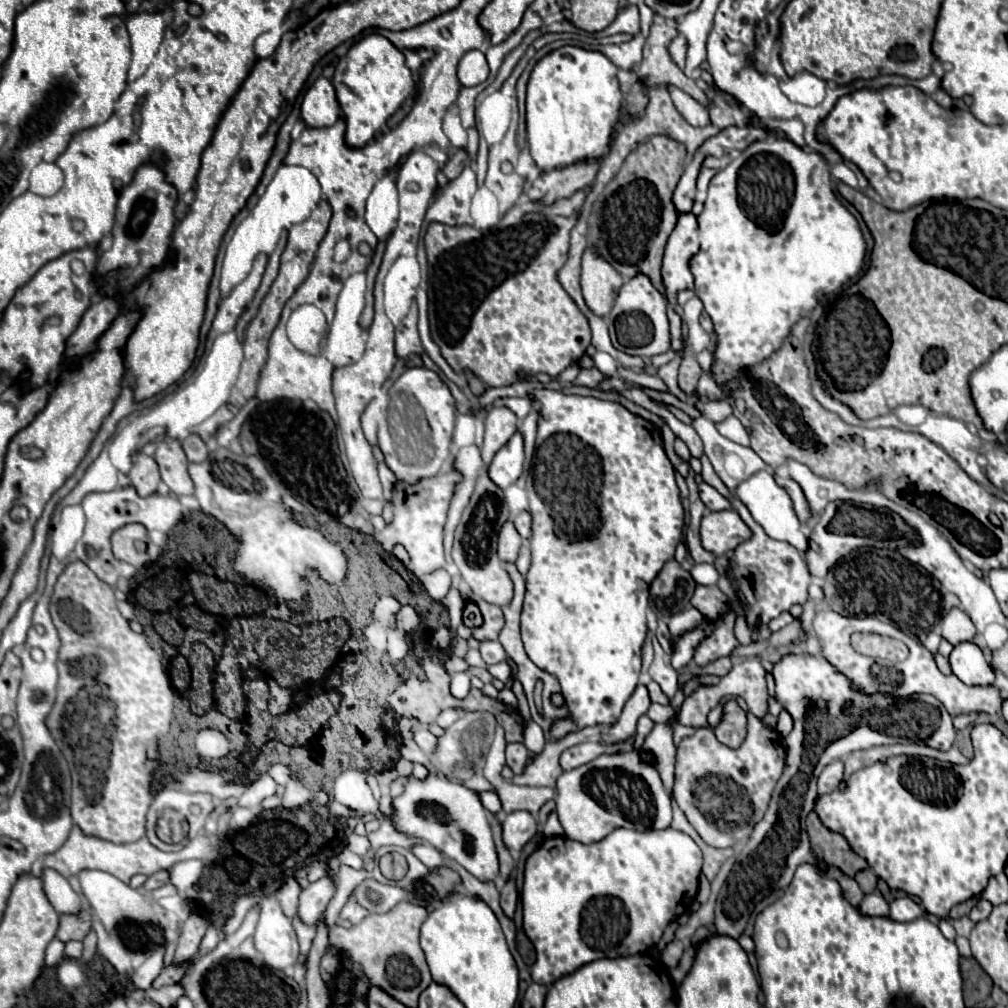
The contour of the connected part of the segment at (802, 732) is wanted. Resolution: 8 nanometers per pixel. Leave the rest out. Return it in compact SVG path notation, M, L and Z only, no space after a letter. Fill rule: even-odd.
M787 654L773 668L775 694L793 716L793 730L785 738L785 772L779 778L763 820L753 828L749 842L737 854L737 862L723 884L715 906L715 932L739 940L751 916L751 900L763 900L771 890L789 886L795 868L803 862L821 864L809 848L805 818L815 806L817 776L835 758L853 750L867 750L883 744L927 744L937 750L949 750L955 742L955 728L945 706L929 694L891 698L863 696L853 692L849 680L821 656ZM811 712L805 724L805 716ZM809 730L809 732L807 732ZM843 744L843 746L841 746Z

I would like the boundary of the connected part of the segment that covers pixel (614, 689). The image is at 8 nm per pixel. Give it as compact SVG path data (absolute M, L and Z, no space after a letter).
M547 388L533 390L533 396L541 402L537 436L545 436L545 440L541 444L537 444L535 458L531 462L531 479L529 481L533 488L529 488L529 506L531 506L531 516L533 516L533 536L531 536L531 568L525 576L527 594L525 594L525 604L523 604L523 612L521 612L521 638L523 638L525 650L527 650L527 656L531 658L531 662L535 666L539 666L541 670L553 674L561 684L561 694L565 696L565 702L569 708L569 718L557 718L557 722L553 722L553 726L549 728L549 736L563 738L569 733L585 728L585 726L617 722L617 716L621 714L625 702L633 694L633 690L637 686L639 670L641 670L641 650L643 650L645 638L647 638L649 584L657 576L657 570L661 570L661 566L665 566L665 562L669 562L669 558L673 558L673 554L675 554L675 546L679 544L681 534L683 534L683 506L681 506L681 498L679 498L679 488L675 484L675 470L663 450L663 438L661 438L661 430L657 426L653 426L651 422L643 420L641 416L629 412L619 402L599 400L593 396L563 394L563 392L555 392L555 390L547 390Z

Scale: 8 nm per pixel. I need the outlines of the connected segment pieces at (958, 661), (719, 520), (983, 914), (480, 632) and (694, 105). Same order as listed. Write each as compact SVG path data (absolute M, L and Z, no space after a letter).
M973 642L957 644L949 656L949 662L951 662L953 674L969 686L973 686L973 684L975 686L987 686L995 680L995 672L985 662L979 646Z
M735 510L709 512L701 520L701 542L703 548L715 556L735 550L741 542L751 536L751 530Z
M981 898L981 900L975 904L975 908L969 912L969 918L971 918L973 922L985 920L985 918L991 914L991 910L993 910L991 902L987 902L987 900L983 900L983 898Z
M477 600L477 606L481 608L483 624L475 628L474 637L477 640L497 640L503 626L505 626L505 618L503 618L501 608L487 604L485 600Z
M673 84L667 86L667 90L671 92L673 104L675 104L677 110L687 118L689 124L693 124L693 126L705 126L705 124L709 124L709 116L707 116L705 108L703 108L699 102L695 102L689 94L685 94L683 90L675 88Z

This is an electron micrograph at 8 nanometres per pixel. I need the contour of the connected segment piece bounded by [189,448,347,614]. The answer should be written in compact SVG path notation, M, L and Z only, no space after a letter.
M219 448L209 454L205 462L189 464L189 474L195 484L195 498L201 504L201 510L215 516L219 522L223 522L235 536L239 536L239 550L235 556L235 570L253 586L259 586L269 594L269 598L279 606L289 606L293 614L303 614L309 606L309 594L307 594L307 582L303 580L305 570L311 566L319 570L321 578L327 582L339 582L347 572L347 558L341 546L329 542L323 538L321 532L313 528L299 526L295 520L291 520L291 514L281 508L279 504L279 492L275 490L273 482L269 482L269 472L265 464L255 456L237 456L225 448Z

